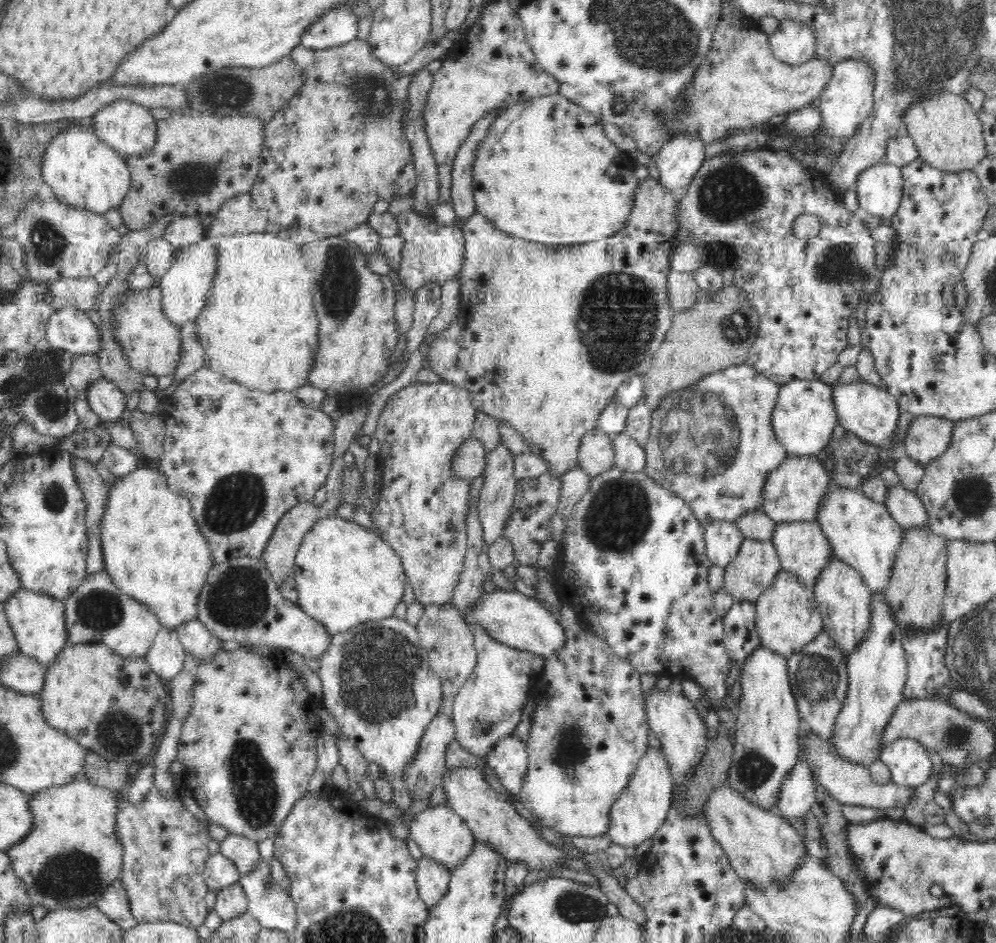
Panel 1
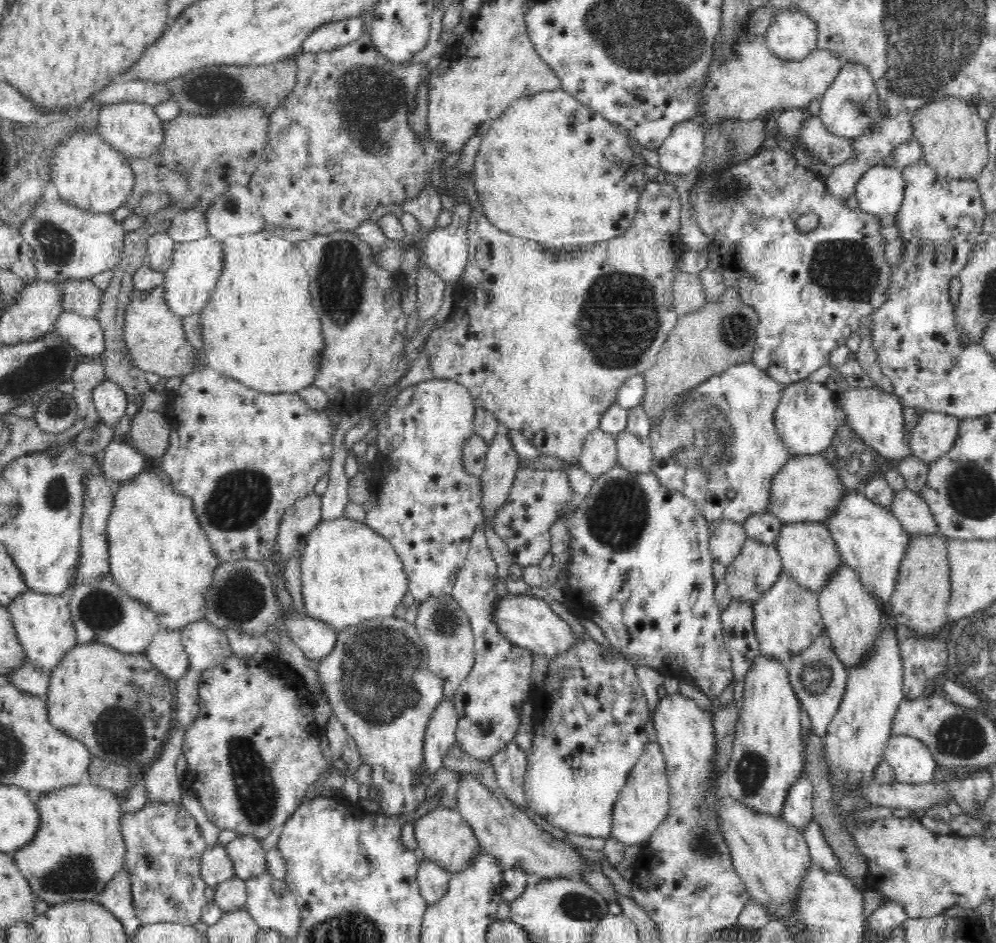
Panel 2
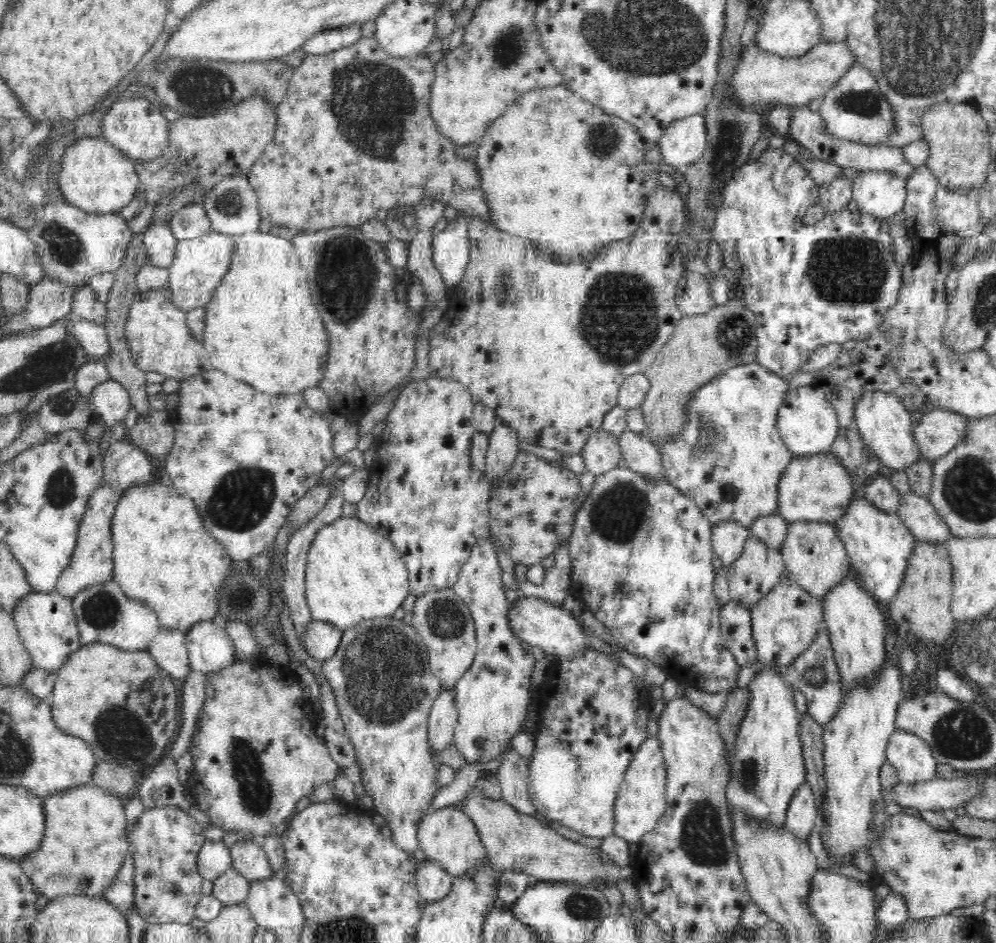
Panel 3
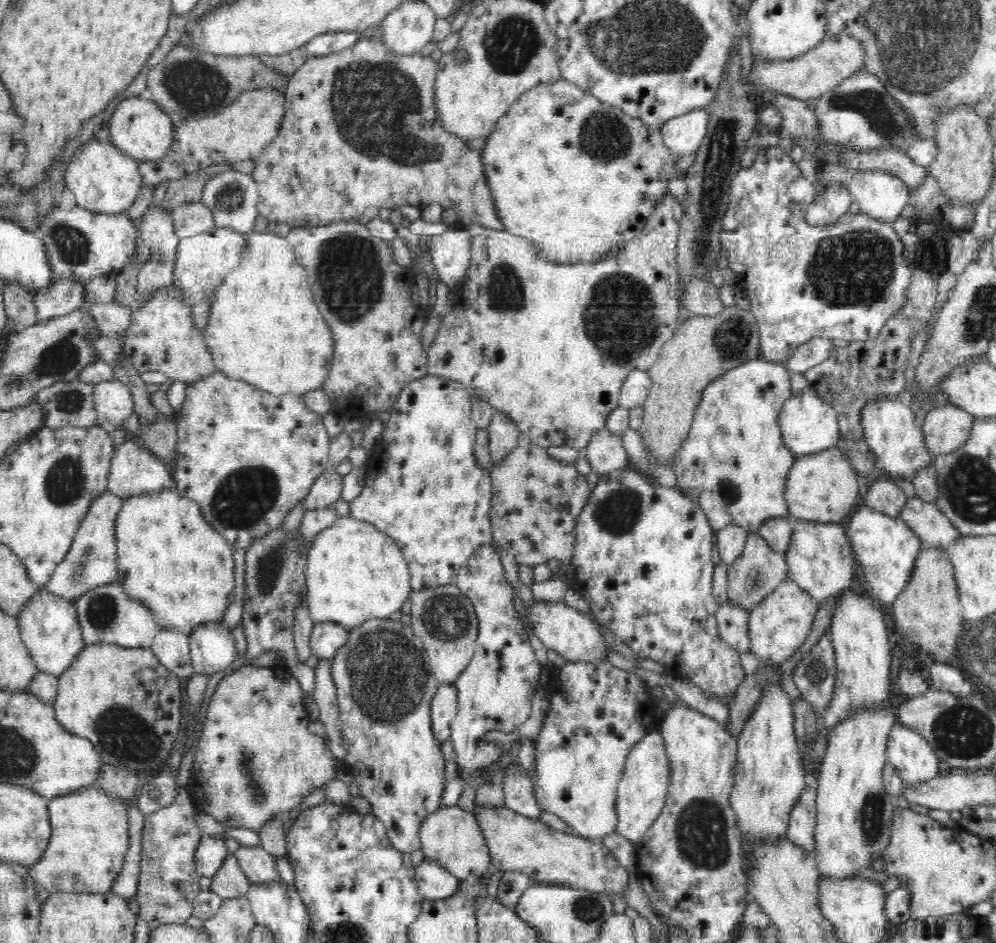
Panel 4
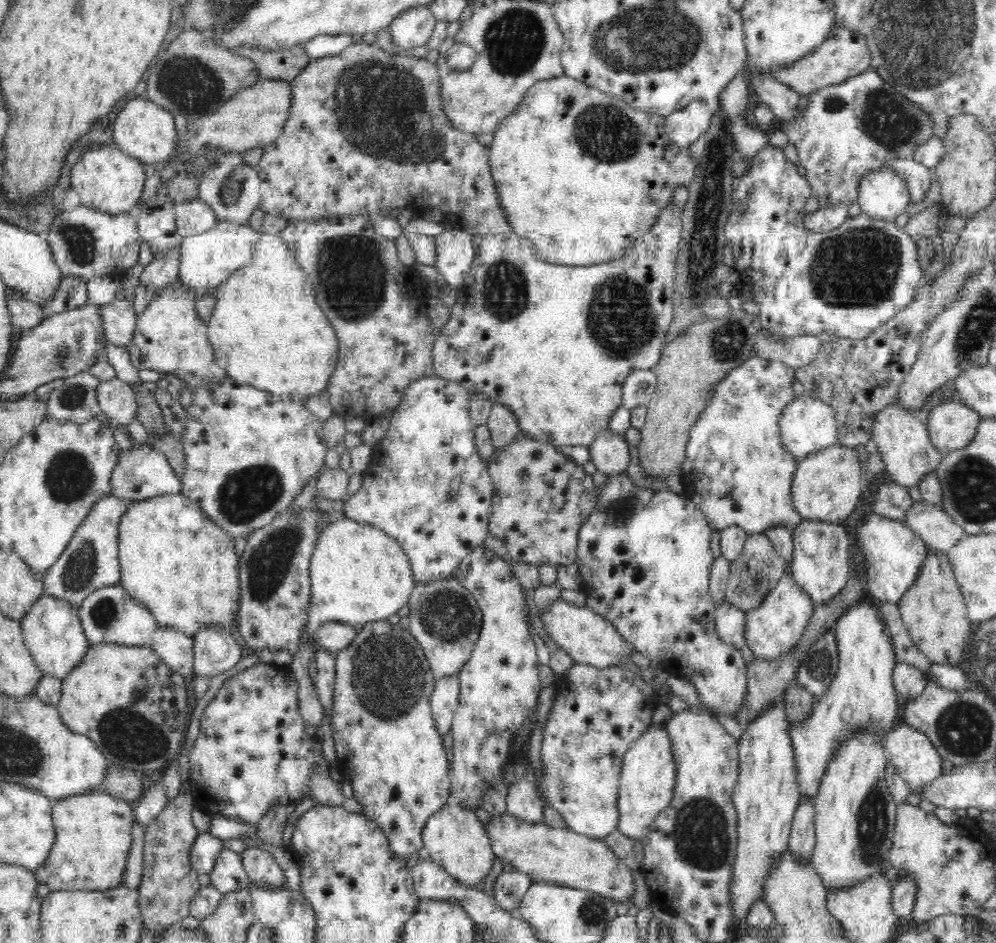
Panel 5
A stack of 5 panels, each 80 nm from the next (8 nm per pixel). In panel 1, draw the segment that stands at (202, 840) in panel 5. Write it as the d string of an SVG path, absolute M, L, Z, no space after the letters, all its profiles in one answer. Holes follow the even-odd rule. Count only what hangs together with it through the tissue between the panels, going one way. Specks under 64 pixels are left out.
M222 853L210 854L204 868L205 883L209 890L220 891L226 886L232 886L241 879L236 865Z

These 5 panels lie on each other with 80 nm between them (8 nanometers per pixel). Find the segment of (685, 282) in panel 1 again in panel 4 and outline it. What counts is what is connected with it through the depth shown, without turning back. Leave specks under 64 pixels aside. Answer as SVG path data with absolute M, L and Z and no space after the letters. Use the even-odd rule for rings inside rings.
M690 278L690 282L684 286L681 308L690 317L714 316L725 307L719 299L719 290L711 280Z

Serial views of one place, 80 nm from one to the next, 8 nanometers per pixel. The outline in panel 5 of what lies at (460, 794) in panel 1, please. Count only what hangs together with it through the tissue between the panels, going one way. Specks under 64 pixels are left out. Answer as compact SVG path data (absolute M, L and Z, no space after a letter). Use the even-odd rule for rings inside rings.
M512 813L491 815L491 822L486 824L486 833L490 837L493 853L503 864L512 864L518 871L530 875L533 882L550 882L557 885L574 887L601 894L617 903L631 902L634 881L631 870L616 856L616 853L602 839L594 839L577 834L571 829L556 829L545 823L529 824L517 820Z

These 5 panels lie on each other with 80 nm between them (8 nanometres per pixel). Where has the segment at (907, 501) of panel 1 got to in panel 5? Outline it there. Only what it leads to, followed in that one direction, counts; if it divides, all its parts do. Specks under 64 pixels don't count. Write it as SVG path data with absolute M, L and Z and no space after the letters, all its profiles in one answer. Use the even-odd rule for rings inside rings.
M914 501L904 522L925 542L930 552L947 553L966 535L963 528L939 505Z

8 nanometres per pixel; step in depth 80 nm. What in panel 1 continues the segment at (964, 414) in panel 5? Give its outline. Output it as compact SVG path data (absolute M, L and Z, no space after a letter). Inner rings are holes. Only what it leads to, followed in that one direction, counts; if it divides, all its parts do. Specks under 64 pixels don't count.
M916 416L904 440L906 455L920 464L933 461L950 446L955 421L938 416Z

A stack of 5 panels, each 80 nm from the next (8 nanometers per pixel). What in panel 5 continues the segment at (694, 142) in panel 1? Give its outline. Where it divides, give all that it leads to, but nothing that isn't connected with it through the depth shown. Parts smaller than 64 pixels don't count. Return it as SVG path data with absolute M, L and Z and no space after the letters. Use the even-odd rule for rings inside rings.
M692 100L684 110L676 110L665 117L667 137L680 148L692 146L706 132L714 111L713 103Z

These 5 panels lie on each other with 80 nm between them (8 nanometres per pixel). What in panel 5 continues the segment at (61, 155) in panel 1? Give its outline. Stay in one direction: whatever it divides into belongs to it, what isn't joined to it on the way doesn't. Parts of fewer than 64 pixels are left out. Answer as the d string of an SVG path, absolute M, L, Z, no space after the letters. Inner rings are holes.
M116 144L88 149L69 175L71 187L79 194L80 205L110 215L132 211L142 196L147 179L142 162L122 152Z

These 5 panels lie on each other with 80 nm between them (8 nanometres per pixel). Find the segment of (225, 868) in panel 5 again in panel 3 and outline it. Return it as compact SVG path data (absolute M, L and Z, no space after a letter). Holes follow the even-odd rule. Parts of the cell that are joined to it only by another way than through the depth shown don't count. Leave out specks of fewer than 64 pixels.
M230 866L218 880L214 880L212 894L223 906L232 906L232 904L245 902L250 883L251 881Z

